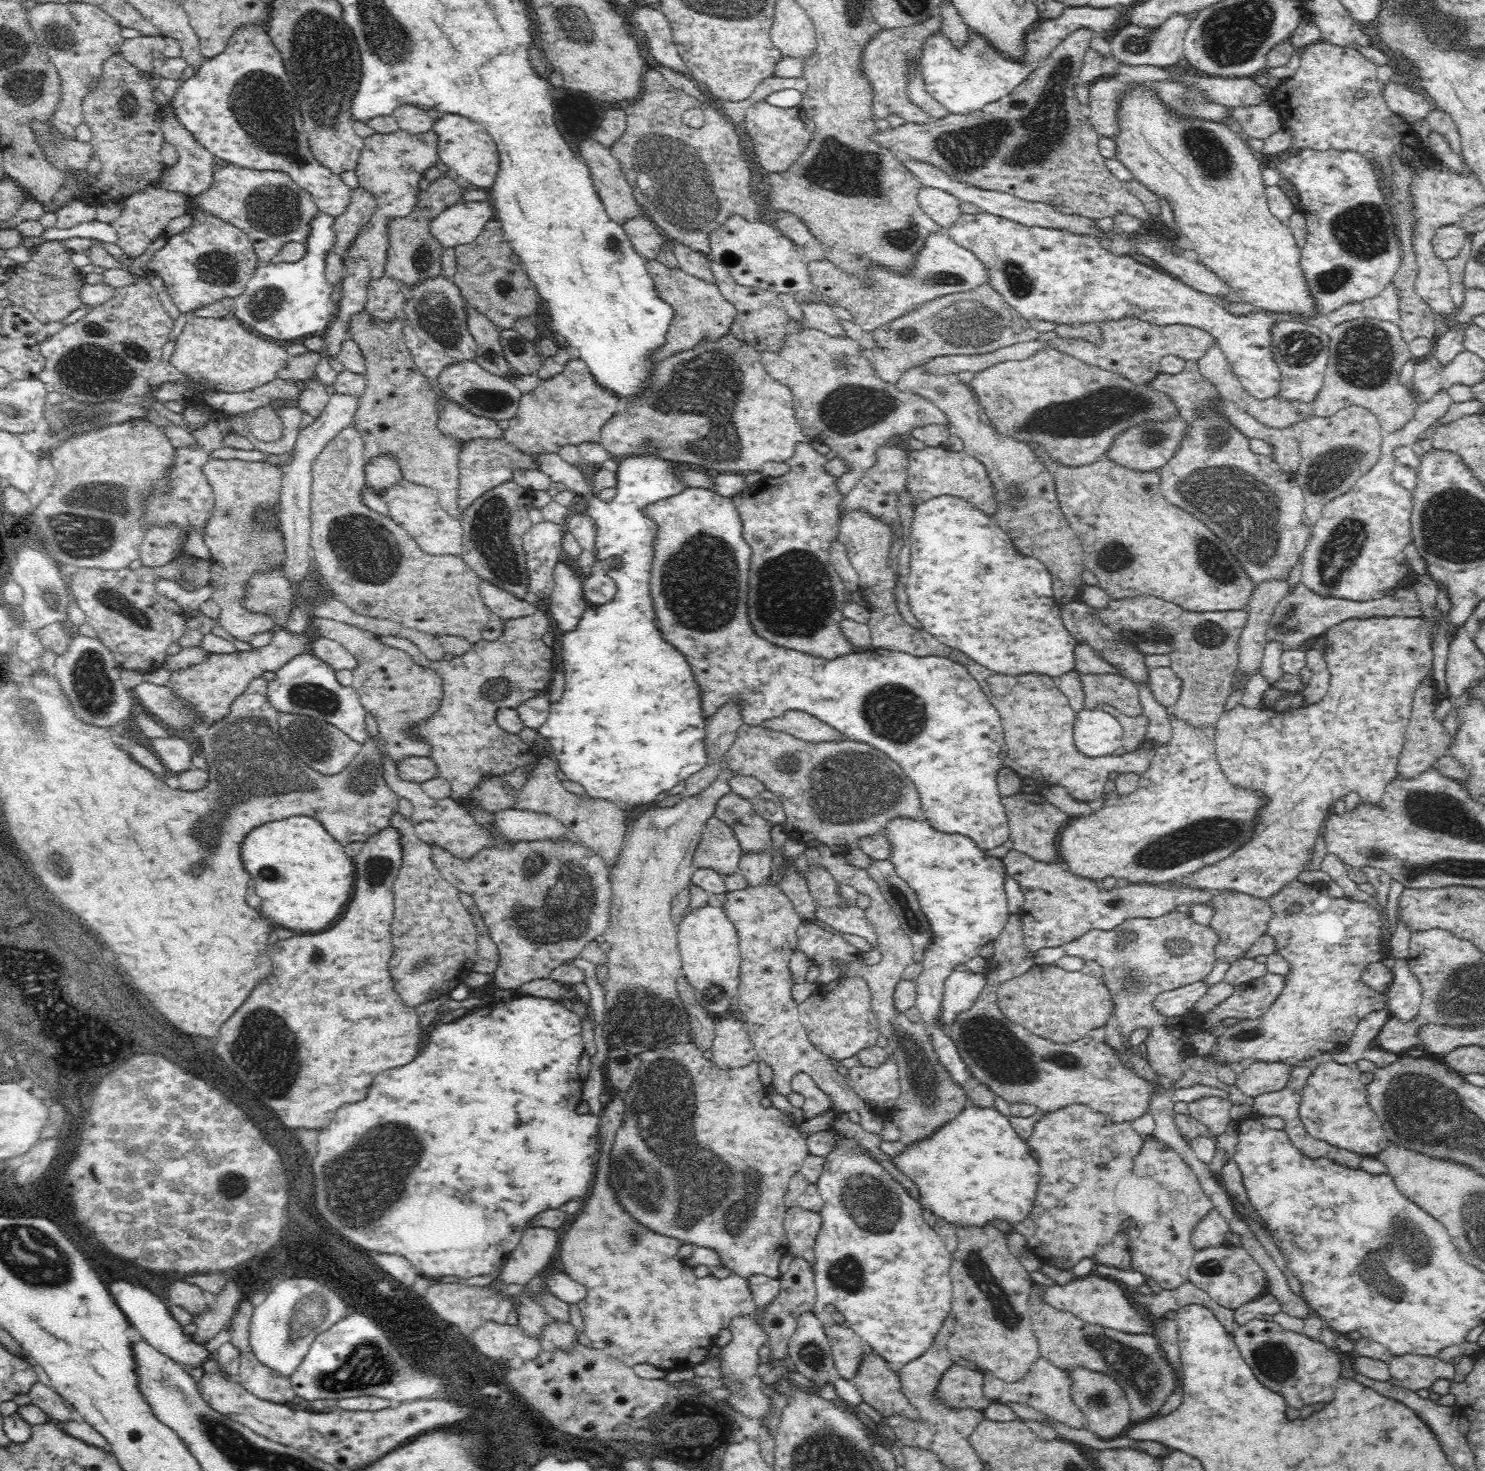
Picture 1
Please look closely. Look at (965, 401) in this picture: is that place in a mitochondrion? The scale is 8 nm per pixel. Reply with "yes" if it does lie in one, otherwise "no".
no

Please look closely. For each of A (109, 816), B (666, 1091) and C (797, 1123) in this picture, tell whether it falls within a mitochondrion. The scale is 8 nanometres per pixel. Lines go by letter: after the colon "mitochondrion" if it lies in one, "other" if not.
A: other
B: mitochondrion
C: other

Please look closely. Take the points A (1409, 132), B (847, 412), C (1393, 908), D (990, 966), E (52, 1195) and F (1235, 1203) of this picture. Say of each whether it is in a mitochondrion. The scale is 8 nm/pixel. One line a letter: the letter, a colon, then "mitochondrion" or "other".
A: other
B: mitochondrion
C: other
D: other
E: other
F: other

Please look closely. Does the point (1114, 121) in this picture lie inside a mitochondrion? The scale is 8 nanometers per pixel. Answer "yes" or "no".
no

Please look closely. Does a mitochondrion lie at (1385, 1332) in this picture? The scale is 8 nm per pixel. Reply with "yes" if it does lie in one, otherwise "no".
no

